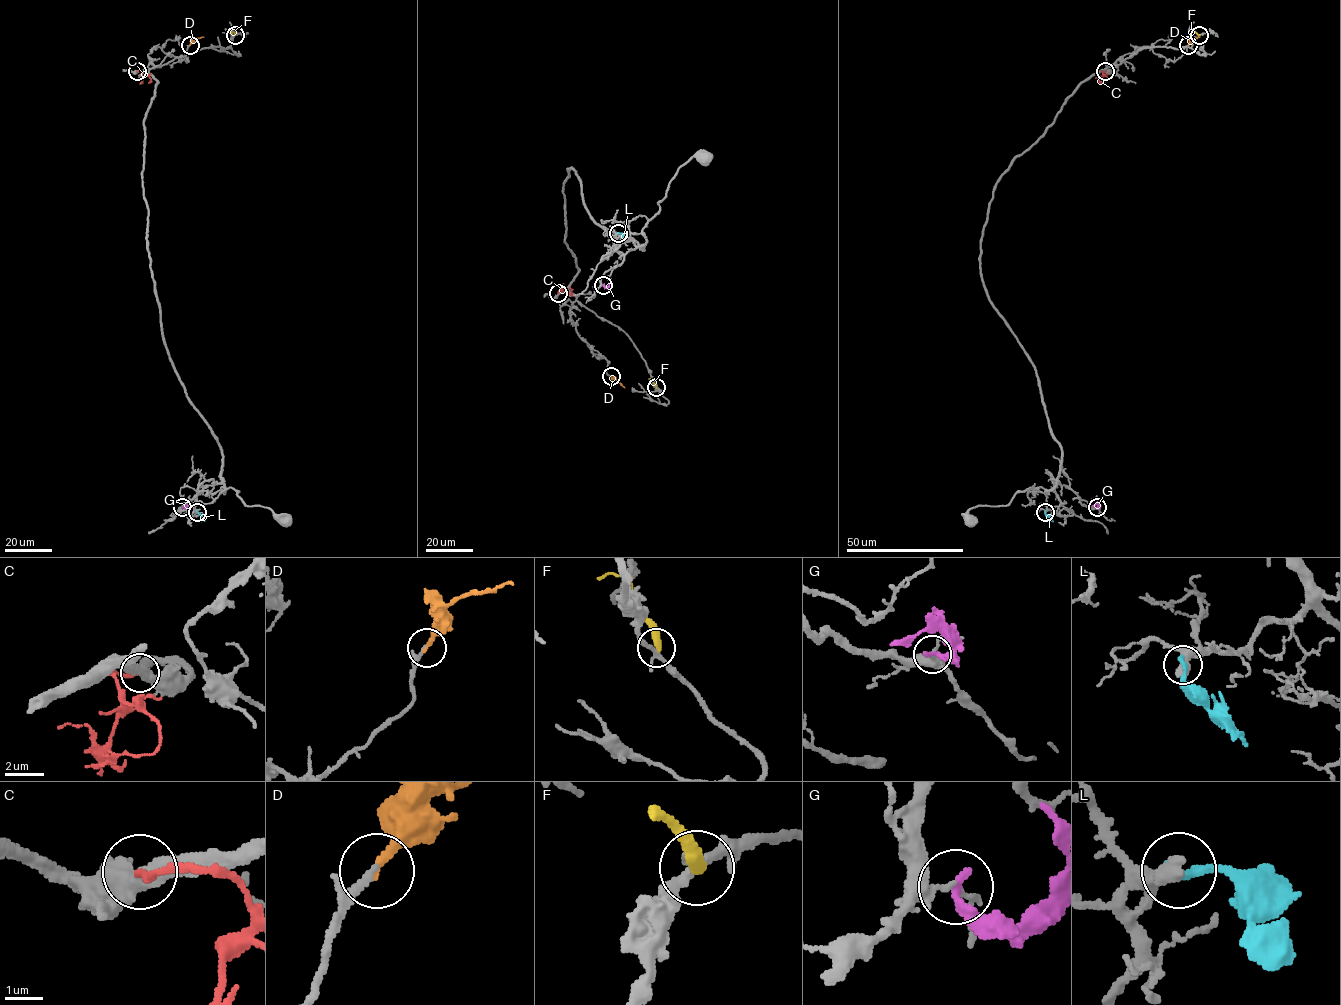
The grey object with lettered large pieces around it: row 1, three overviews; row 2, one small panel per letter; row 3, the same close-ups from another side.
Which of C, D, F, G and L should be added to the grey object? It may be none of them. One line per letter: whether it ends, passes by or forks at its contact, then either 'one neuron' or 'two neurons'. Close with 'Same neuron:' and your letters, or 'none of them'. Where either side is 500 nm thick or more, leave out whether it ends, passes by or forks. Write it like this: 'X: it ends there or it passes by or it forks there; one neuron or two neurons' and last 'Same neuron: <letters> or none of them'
C: it ends there; two neurons
D: it ends there; one neuron
F: it ends there; two neurons
G: it ends there; two neurons
L: two neurons
Same neuron: D

